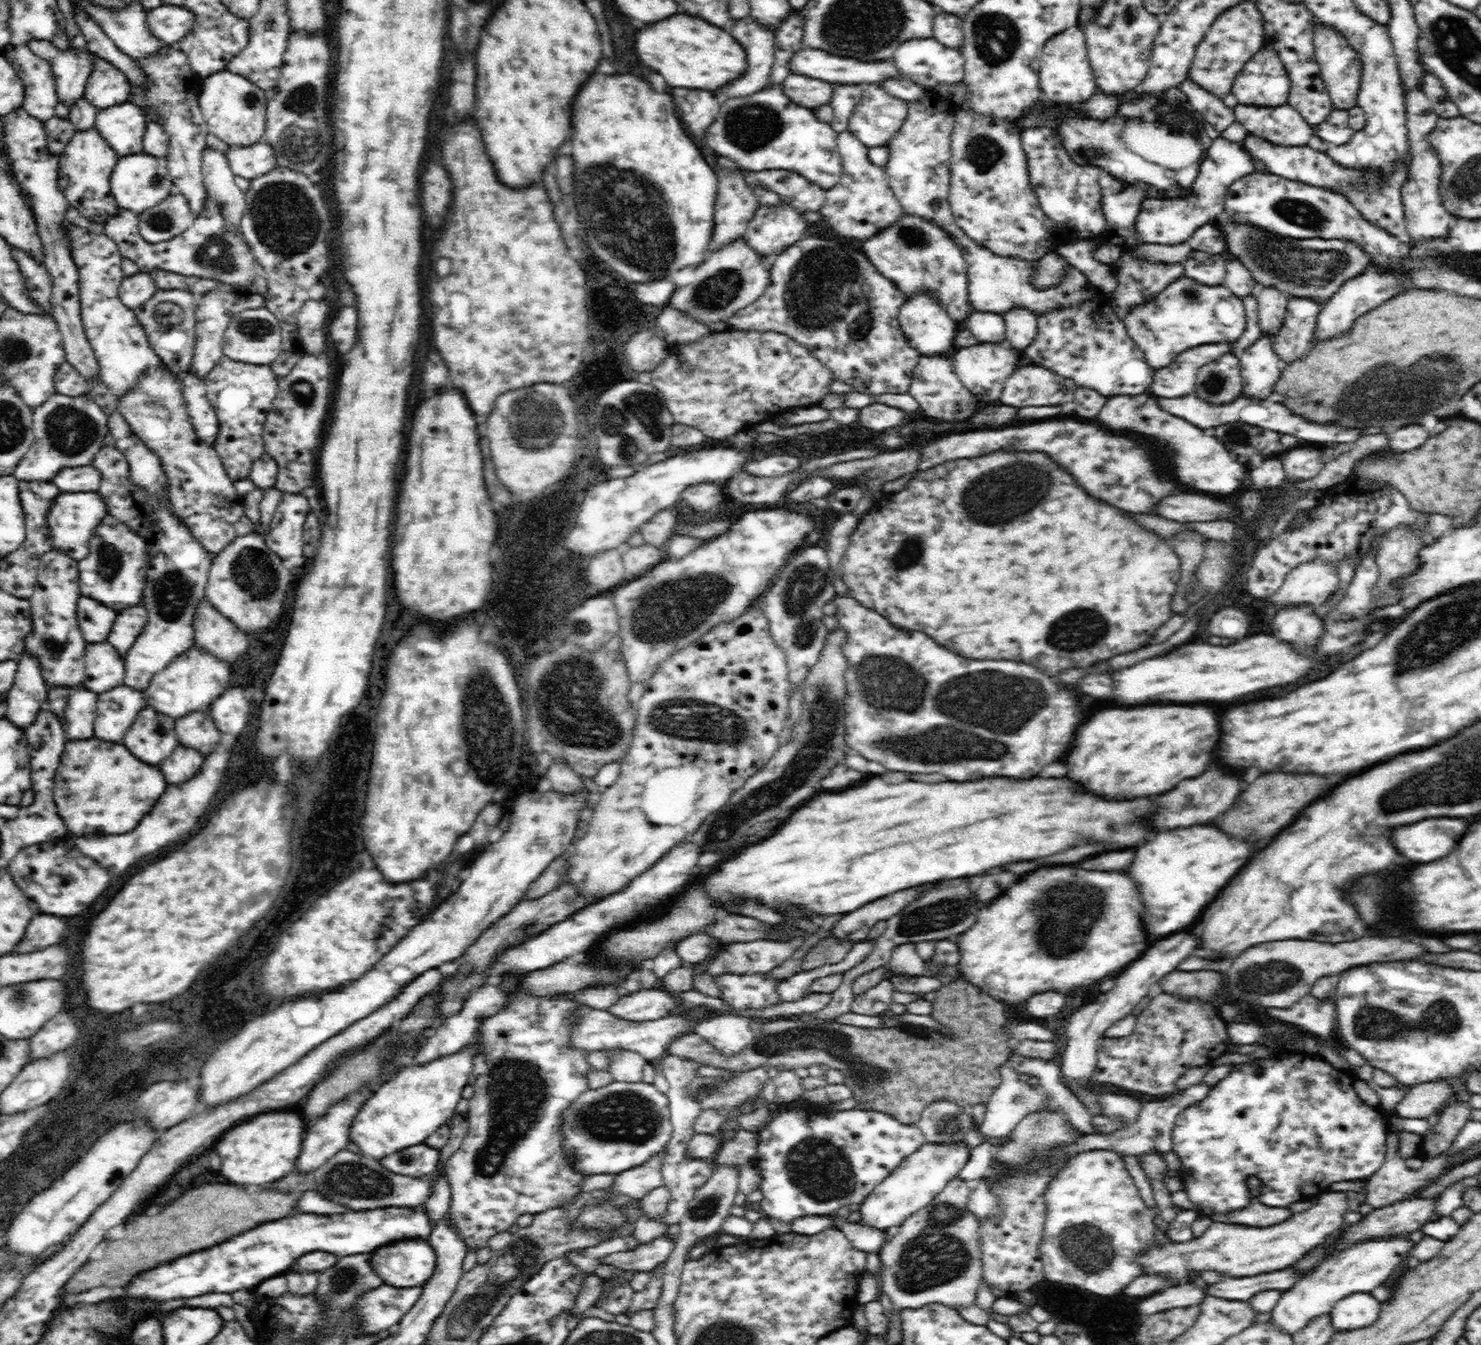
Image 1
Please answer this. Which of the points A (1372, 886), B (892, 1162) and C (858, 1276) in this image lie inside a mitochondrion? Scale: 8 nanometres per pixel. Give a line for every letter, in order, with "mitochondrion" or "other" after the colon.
A: mitochondrion
B: other
C: other

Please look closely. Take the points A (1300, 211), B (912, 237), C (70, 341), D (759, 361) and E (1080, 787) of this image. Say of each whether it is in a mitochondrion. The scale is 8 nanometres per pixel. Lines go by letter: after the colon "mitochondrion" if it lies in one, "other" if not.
A: mitochondrion
B: mitochondrion
C: other
D: other
E: other

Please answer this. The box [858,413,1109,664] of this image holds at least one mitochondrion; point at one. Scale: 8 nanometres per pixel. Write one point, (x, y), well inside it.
(991, 499)

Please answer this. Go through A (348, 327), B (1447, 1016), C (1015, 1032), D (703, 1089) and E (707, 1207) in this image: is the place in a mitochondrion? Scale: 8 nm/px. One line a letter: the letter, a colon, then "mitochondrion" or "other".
A: other
B: mitochondrion
C: other
D: mitochondrion
E: mitochondrion

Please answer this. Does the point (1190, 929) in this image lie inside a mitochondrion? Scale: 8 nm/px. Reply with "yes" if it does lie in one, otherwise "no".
no

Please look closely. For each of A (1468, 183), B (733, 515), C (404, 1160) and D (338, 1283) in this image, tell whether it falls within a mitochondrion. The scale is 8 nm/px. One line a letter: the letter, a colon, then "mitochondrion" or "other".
A: mitochondrion
B: other
C: mitochondrion
D: mitochondrion

